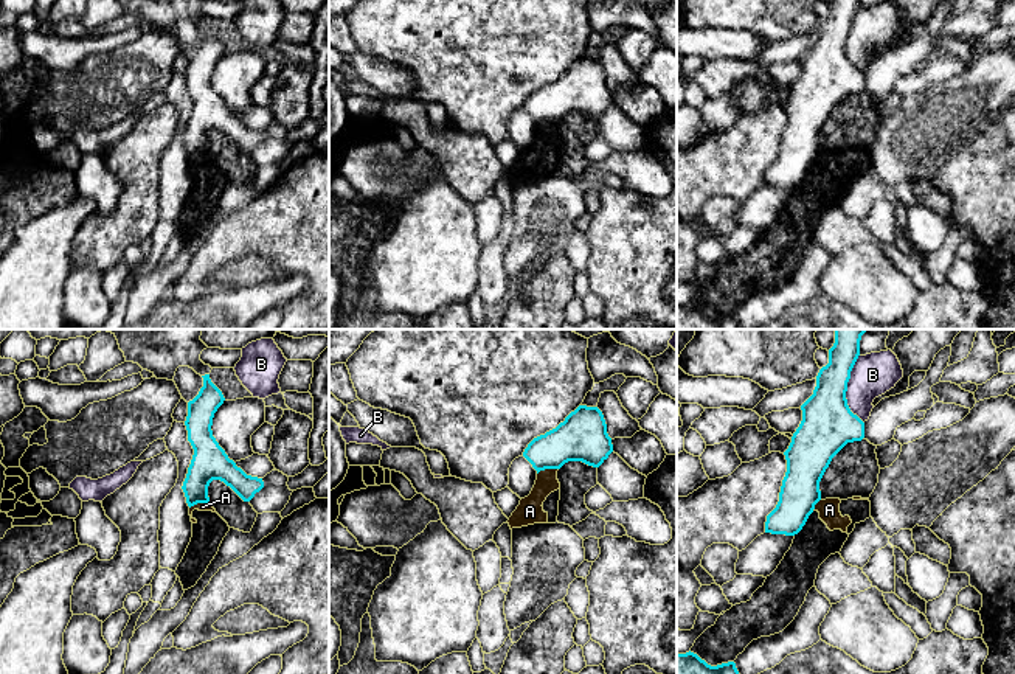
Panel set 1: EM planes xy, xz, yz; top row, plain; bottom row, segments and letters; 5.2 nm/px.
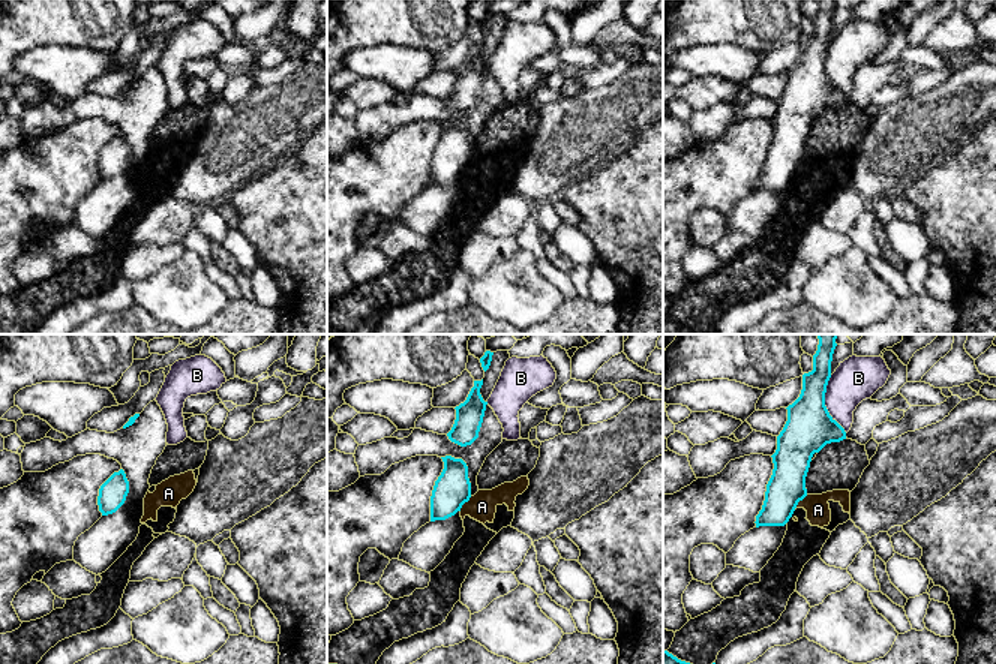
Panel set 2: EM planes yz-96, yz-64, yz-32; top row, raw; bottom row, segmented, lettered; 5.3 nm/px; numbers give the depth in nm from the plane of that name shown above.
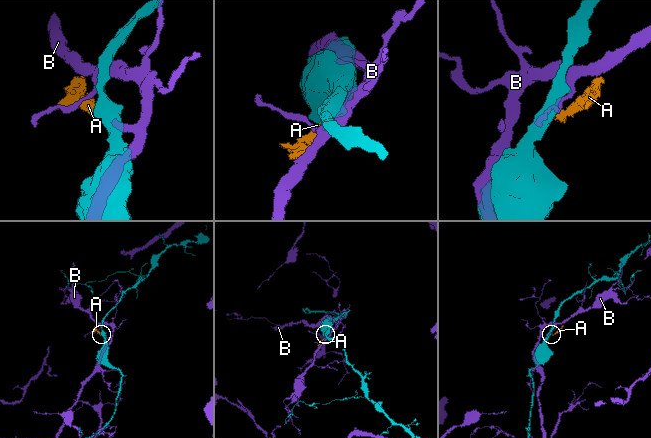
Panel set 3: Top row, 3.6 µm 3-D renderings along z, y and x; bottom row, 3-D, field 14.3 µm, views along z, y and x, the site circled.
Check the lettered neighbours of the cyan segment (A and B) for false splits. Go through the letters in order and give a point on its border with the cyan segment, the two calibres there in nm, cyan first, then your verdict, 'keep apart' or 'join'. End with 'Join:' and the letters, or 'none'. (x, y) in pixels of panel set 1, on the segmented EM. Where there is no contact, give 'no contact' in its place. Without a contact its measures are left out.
A: meets cyan in xz at (547, 468); 260 nm thick on the cyan side, 140 nm on the other; keep apart
B: meets cyan in yz at (846, 389); 280 nm thick on the cyan side, 220 nm on the other; keep apart
Join: none

